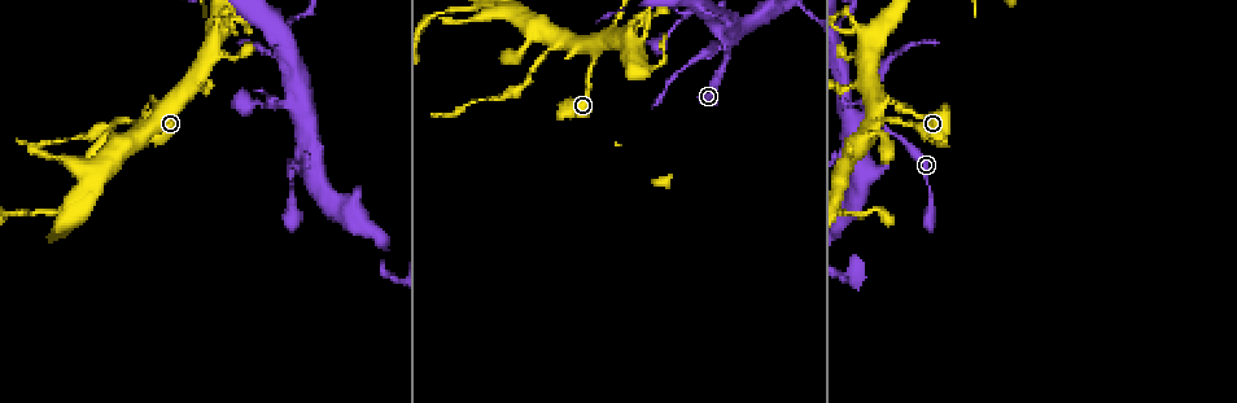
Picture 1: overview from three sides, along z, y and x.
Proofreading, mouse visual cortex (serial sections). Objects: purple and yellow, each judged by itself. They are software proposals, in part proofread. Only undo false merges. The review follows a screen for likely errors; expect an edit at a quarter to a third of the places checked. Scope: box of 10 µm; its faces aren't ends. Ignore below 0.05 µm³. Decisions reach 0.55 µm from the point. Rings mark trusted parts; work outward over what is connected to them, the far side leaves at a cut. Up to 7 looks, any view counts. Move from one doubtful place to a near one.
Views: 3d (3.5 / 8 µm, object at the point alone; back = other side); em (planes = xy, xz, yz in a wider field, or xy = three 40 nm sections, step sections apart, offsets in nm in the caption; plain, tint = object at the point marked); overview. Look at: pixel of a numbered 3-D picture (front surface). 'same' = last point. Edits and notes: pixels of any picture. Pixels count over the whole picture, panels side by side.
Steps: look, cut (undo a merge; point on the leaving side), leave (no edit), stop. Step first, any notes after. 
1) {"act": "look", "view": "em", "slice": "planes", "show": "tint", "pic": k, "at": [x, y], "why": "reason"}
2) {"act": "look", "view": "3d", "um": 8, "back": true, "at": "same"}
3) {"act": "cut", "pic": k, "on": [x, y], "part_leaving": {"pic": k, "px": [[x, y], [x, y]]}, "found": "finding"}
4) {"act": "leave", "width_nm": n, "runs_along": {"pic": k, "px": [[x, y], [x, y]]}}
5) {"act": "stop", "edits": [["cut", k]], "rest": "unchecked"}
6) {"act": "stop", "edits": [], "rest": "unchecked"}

{"act": "look", "view": "3d", "um": 3.5, "pic": 1, "at": [901, 121], "why": "a narrow waist"}

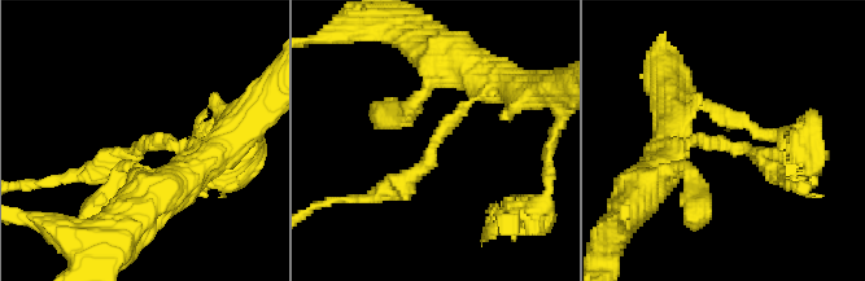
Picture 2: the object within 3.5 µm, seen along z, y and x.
{"act": "look", "view": "em", "slice": "xy", "step": 1, "show": "tint", "pic": 2, "at": [733, 147], "why": "shape alone is not enough"}

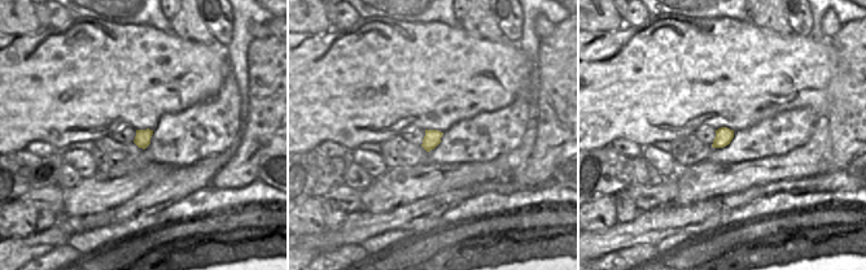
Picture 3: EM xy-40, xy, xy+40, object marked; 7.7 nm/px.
{"act": "look", "view": "em", "slice": "xy", "step": 2, "show": "tint", "at": "same", "why": "cut it another way"}

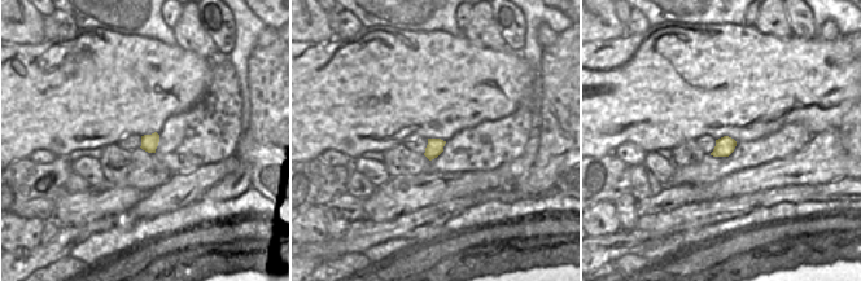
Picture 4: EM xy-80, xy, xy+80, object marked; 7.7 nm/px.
{"act": "leave", "runs_along": {"pic": 2, "px": [[492, 82], [444, 126], [428, 162], [372, 198]]}, "found": "one cell here"}

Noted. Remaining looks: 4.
{"act": "look", "view": "3d", "um": 3.5, "back": true, "pic": 1, "at": [210, 54], "why": "three-way junction"}

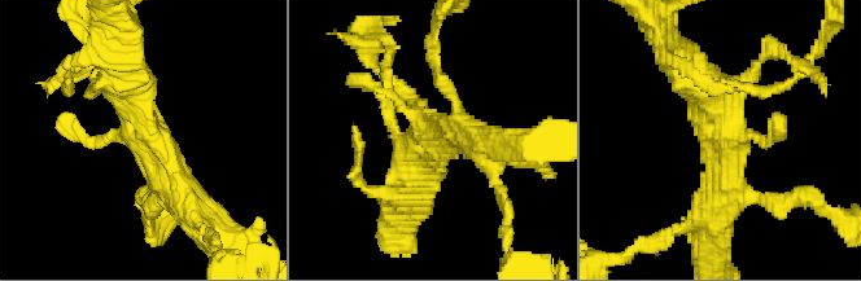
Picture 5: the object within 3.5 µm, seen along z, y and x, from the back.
{"act": "look", "view": "em", "slice": "xy", "step": 5, "show": "tint", "pic": 5, "at": [143, 133], "why": "need the tissue"}

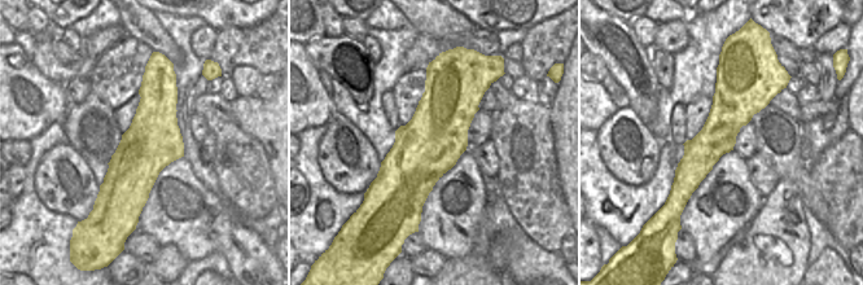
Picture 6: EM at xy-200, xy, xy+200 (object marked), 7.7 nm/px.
{"act": "leave", "runs_along": {"pic": 6, "px": [[722, 79], [723, 125], [686, 192]]}, "found": "continuous, no second cell"}

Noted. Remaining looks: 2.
{"act": "look", "view": "em", "slice": "xy", "step": 5, "show": "tint", "pic": 1, "at": [857, 117], "why": "small branch off a trunk"}

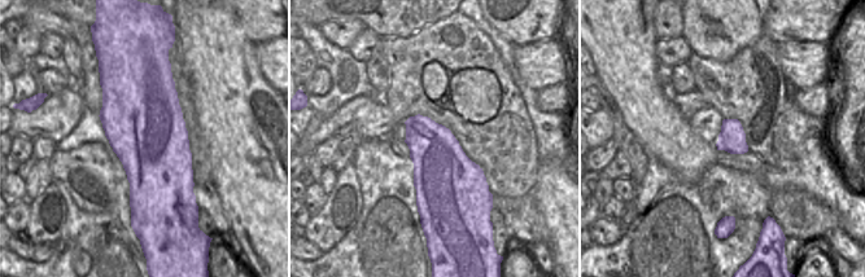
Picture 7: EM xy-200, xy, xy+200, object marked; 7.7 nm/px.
{"act": "look", "view": "3d", "um": 3.5, "at": "same"}

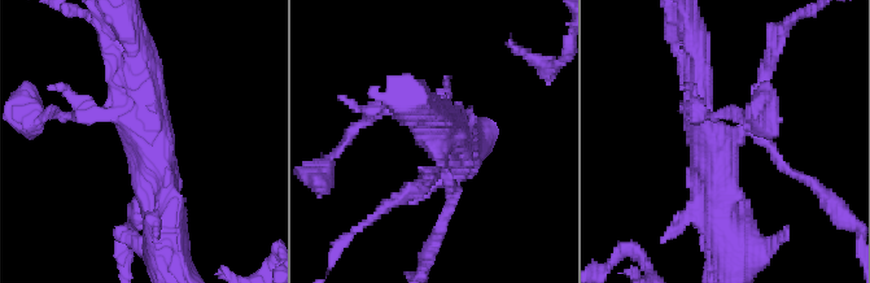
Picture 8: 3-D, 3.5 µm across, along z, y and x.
{"act": "cut", "pic": 8, "on": [761, 75], "width_nm": 460, "part_leaving": {"pic": 8, "px": [[440, 164], [436, 173], [380, 210]]}, "found": "two cells meet here"}

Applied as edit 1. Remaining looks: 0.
{"act": "stop", "edits": [["cut", 8]], "rest": "unchecked"}

